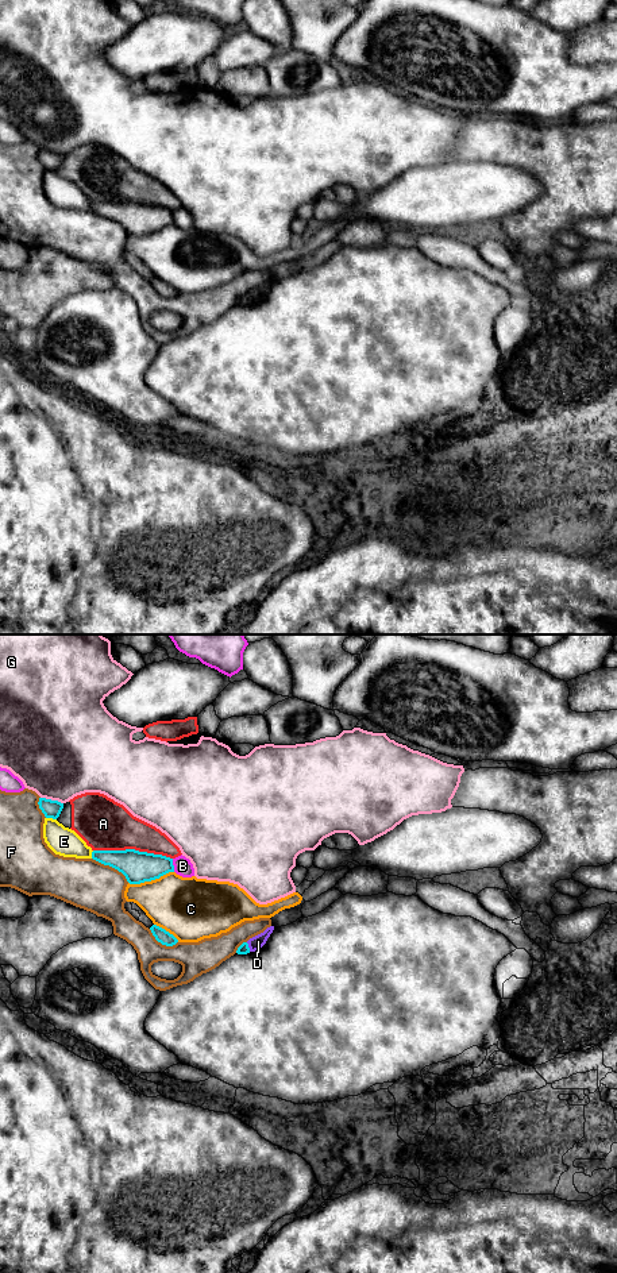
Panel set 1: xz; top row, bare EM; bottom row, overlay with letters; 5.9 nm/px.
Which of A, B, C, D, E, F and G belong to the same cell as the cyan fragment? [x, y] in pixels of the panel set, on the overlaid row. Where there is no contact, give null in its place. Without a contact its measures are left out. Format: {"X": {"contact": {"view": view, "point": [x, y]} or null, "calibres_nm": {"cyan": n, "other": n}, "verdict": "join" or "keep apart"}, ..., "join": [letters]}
{"A": {"contact": {"view": "xz", "point": [132, 849]}, "calibres_nm": {"cyan": 190, "other": 300}, "verdict": "keep apart"}, "B": {"contact": {"view": "xz", "point": [173, 865]}, "calibres_nm": {"cyan": 190, "other": 110}, "verdict": "keep apart"}, "C": {"contact": {"view": "xz", "point": [150, 880]}, "calibres_nm": {"cyan": 190, "other": 360}, "verdict": "keep apart"}, "D": {"contact": {"view": "xz", "point": [247, 946]}, "calibres_nm": {"cyan": 60, "other": 80}, "verdict": "keep apart"}, "E": {"contact": {"view": "xz", "point": [51, 817]}, "calibres_nm": {"cyan": 110, "other": 170}, "verdict": "keep apart"}, "F": {"contact": {"view": "xz", "point": [111, 865]}, "calibres_nm": {"cyan": 190, "other": 300}, "verdict": "keep apart"}, "G": {"contact": {"view": "xz", "point": [50, 799]}, "calibres_nm": {"cyan": 110, "other": 480}, "verdict": "keep apart"}, "join": []}

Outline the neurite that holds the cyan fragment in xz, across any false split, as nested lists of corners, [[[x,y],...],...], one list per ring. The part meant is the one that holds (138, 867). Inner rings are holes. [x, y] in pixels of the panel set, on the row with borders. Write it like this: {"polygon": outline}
{"polygon": [[[135,849],[93,850],[92,859],[122,872],[130,884],[151,882],[174,872],[173,859]]]}

